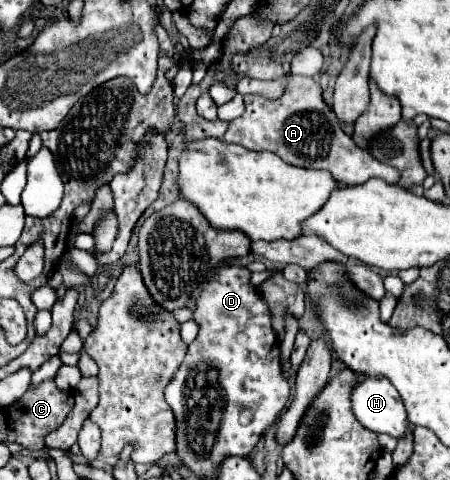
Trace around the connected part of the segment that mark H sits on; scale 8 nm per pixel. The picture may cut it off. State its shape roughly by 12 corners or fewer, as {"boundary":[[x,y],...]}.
{"boundary":[[387,378],[353,386],[355,418],[399,438],[409,428],[401,396]]}

